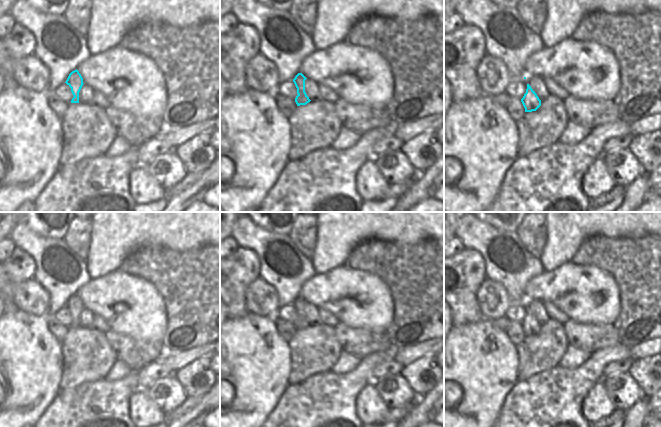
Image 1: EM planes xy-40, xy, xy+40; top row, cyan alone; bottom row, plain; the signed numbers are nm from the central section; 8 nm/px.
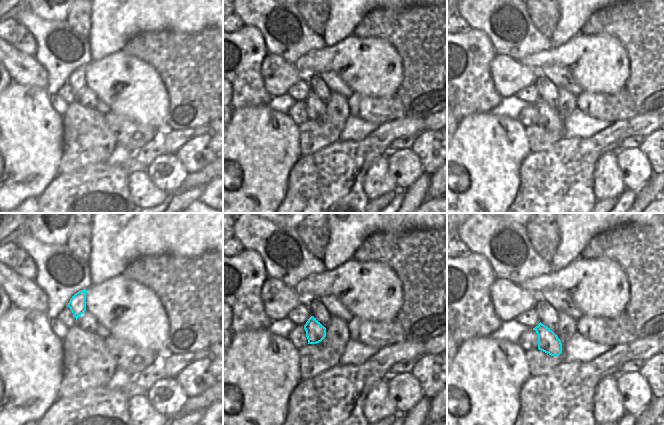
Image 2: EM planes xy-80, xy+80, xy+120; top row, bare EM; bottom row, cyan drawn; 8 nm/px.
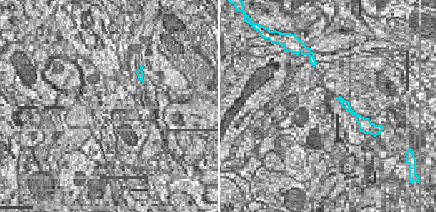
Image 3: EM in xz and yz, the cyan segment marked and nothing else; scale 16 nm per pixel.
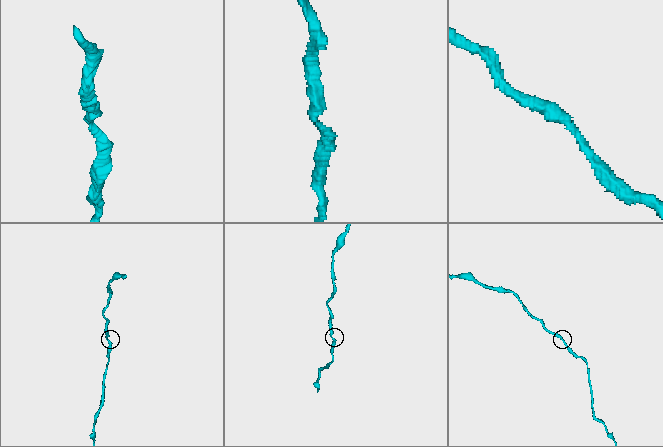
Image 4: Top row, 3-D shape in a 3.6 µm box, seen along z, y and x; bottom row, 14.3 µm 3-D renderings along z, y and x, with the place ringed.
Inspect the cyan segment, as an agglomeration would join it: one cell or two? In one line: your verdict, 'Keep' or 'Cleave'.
Keep.

